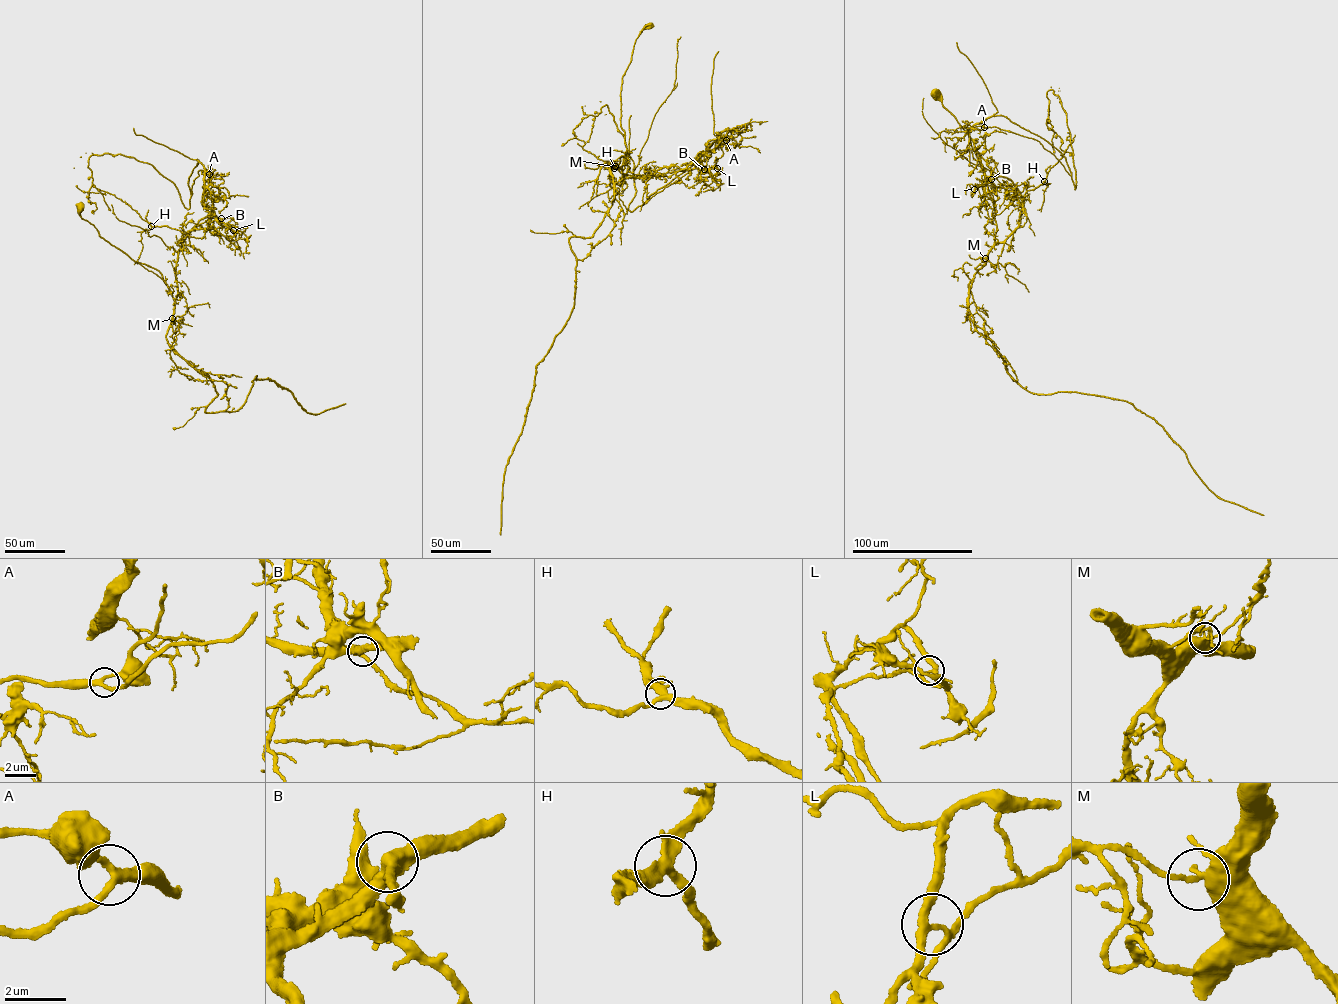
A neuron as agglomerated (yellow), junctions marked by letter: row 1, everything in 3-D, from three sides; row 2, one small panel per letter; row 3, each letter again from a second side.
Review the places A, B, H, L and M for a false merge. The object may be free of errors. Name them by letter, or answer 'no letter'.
L

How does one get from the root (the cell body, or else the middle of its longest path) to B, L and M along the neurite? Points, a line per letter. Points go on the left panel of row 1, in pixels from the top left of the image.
B: (79, 206), (79, 215), (99, 235), (159, 271), (174, 298), (183, 239), (202, 218), (221, 218)
L: (79, 206), (79, 215), (99, 235), (159, 271), (174, 298), (178, 253), (191, 229), (211, 216), (233, 230)
M: (79, 206), (79, 215), (93, 224), (99, 235), (133, 260), (161, 273), (174, 300), (172, 318)

